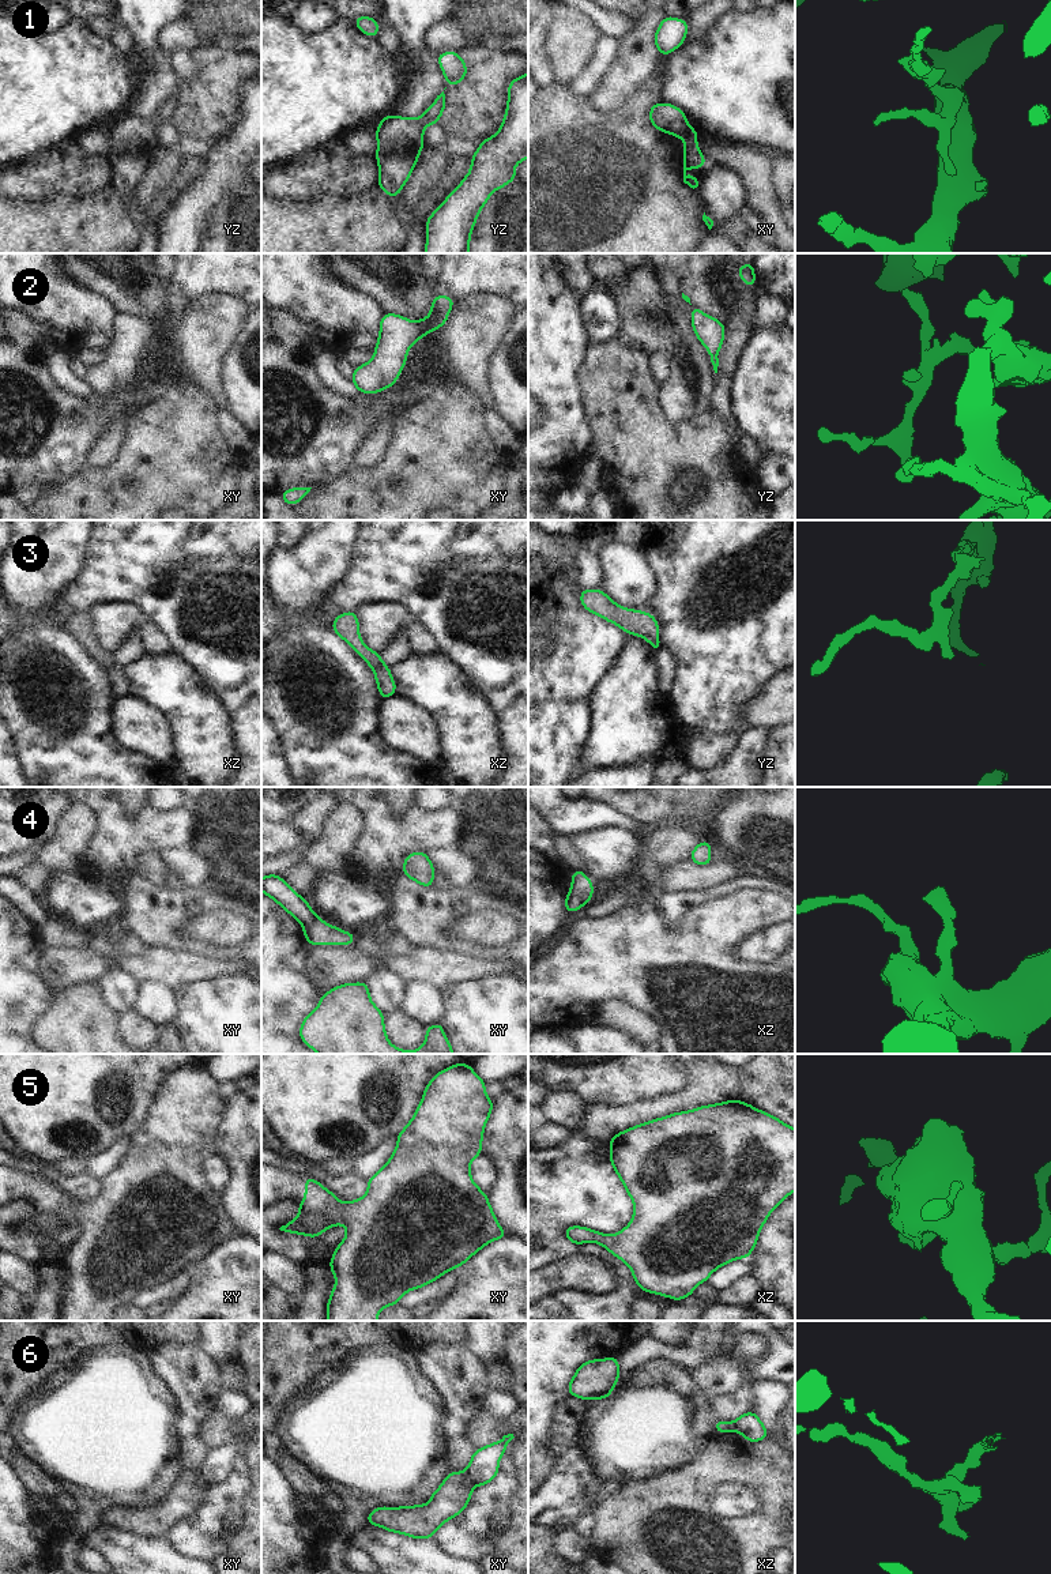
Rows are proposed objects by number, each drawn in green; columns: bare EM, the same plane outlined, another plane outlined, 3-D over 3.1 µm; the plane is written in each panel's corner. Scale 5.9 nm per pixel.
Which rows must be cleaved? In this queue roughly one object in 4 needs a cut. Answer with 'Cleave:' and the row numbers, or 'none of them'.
Cleave: 1, 4, 6

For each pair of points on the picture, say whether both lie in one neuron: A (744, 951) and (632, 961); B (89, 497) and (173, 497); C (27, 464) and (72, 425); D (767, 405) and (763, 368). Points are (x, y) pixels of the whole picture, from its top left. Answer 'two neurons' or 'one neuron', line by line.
A: two neurons
B: one neuron
C: one neuron
D: one neuron

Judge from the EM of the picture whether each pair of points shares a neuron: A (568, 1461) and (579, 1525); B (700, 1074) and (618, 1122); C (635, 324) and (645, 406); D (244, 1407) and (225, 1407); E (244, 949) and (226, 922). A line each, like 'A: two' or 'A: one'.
A: two
B: one
C: two
D: one
E: two

